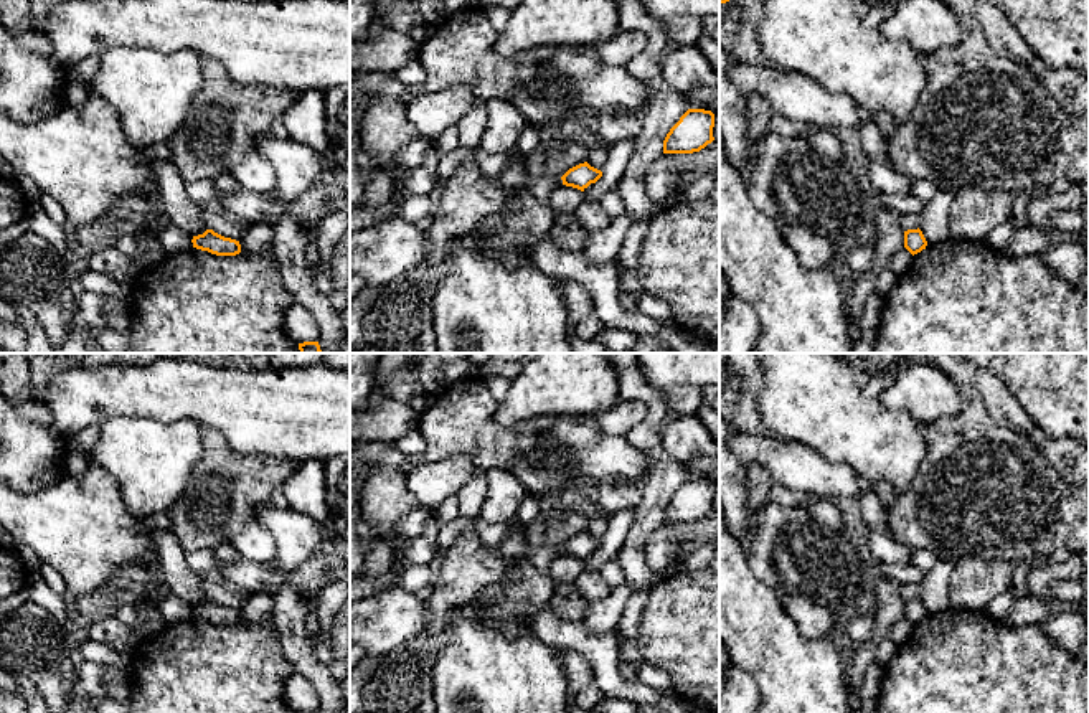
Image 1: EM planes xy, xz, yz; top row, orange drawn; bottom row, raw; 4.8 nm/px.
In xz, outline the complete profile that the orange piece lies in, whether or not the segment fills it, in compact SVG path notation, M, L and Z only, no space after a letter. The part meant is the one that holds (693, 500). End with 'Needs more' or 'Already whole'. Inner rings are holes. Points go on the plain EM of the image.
M688 479L663 510L663 523L693 523L714 510L714 484L705 479Z. Already whole

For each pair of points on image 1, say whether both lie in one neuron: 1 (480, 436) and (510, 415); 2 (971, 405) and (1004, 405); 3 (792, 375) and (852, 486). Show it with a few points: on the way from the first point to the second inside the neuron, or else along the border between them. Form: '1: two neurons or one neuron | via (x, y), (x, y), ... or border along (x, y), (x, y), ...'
1: two neurons | border along (492, 415), (497, 423), (505, 426), (537, 416)
2: two neurons | border along (961, 385), (971, 385), (987, 415), (1012, 431)
3: two neurons | border along (804, 444), (825, 459), (845, 462), (865, 486)

